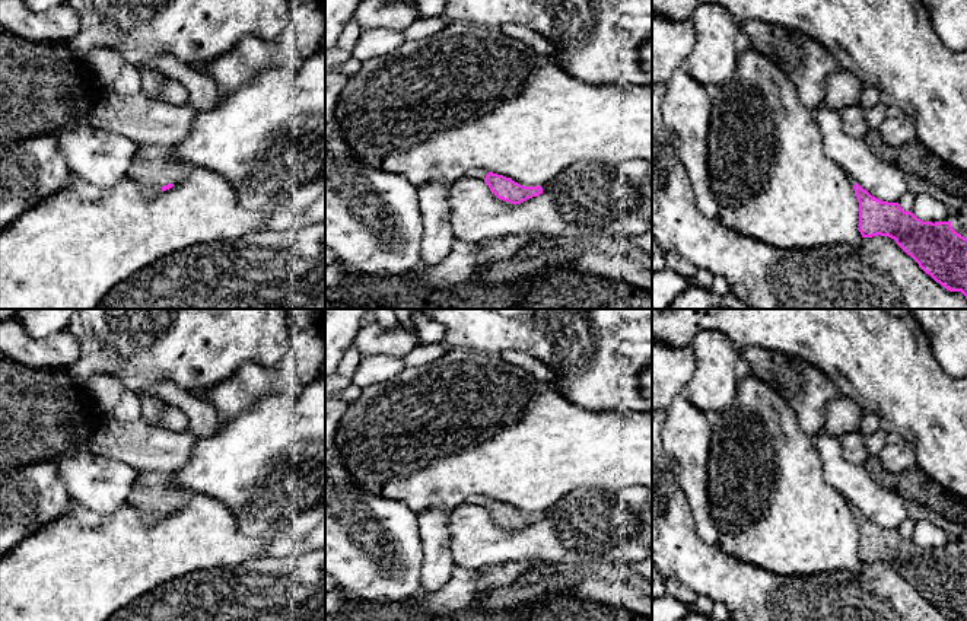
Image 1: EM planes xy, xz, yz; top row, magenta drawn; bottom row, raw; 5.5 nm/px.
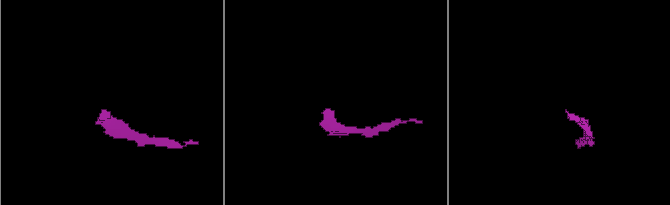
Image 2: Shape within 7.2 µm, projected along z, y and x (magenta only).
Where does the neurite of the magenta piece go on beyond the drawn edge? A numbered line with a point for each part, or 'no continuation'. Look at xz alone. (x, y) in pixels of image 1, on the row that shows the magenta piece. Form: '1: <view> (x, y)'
1: xz (480, 174)

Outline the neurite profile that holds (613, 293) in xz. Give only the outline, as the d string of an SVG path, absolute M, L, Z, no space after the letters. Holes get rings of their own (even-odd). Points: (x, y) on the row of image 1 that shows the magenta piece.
M556 268L538 280L483 286L474 278L449 289L427 289L410 274L375 277L347 270L344 281L325 289L325 303L341 303L353 309L652 309L652 293L621 278L602 277L580 270Z

